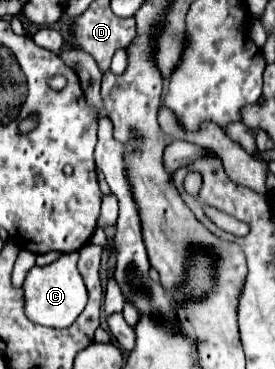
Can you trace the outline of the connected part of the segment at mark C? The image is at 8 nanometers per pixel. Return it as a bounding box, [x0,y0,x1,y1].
[23,254,87,328]

